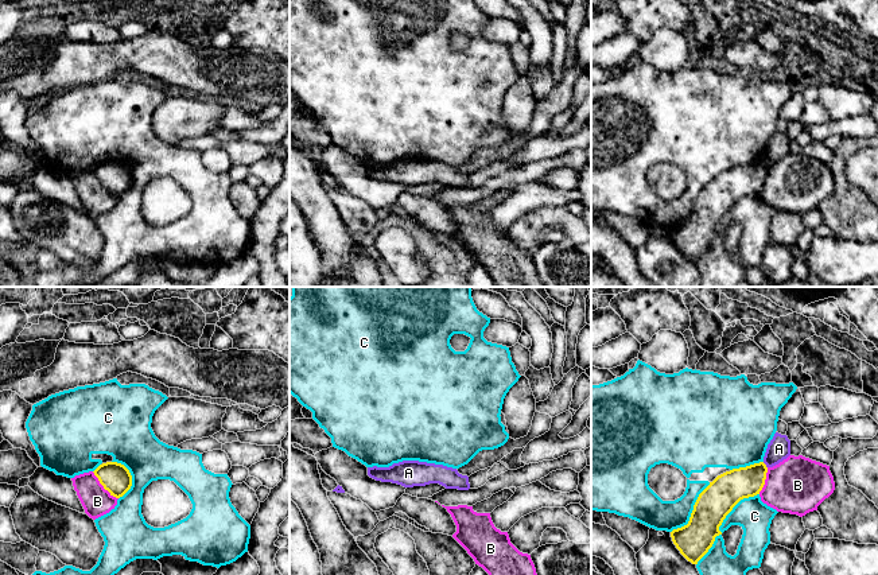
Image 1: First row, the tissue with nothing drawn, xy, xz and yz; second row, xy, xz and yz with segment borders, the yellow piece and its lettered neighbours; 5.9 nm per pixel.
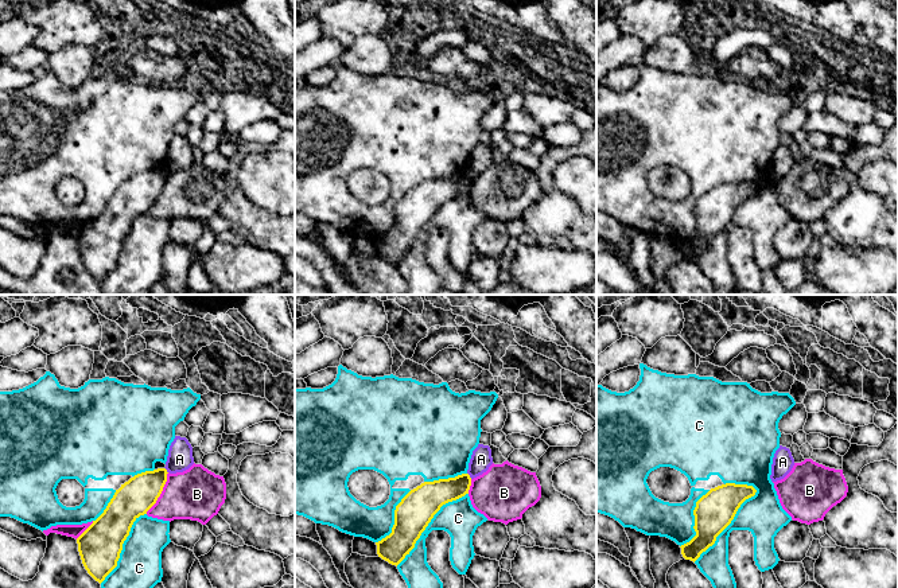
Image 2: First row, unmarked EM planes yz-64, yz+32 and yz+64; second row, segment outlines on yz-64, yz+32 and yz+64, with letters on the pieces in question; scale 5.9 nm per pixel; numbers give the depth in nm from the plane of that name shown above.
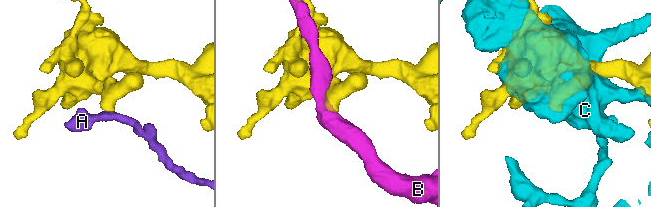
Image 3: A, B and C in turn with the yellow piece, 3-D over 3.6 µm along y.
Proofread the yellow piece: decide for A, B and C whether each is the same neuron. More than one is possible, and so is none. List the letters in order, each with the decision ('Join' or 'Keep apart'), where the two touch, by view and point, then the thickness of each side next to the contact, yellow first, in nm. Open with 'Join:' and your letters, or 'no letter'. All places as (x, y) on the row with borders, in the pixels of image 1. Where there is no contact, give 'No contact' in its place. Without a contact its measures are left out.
Join: no letter
A: Keep apart. Touches yellow at yz (765, 465). Thickness 190 nm (yellow) against 140 nm
B: Keep apart. Touches yellow at xy (103, 485). Thickness 180 nm (yellow) against 170 nm
C: Keep apart. Touches yellow at yz (721, 524). Thickness 200 nm (yellow) against 200 nm

